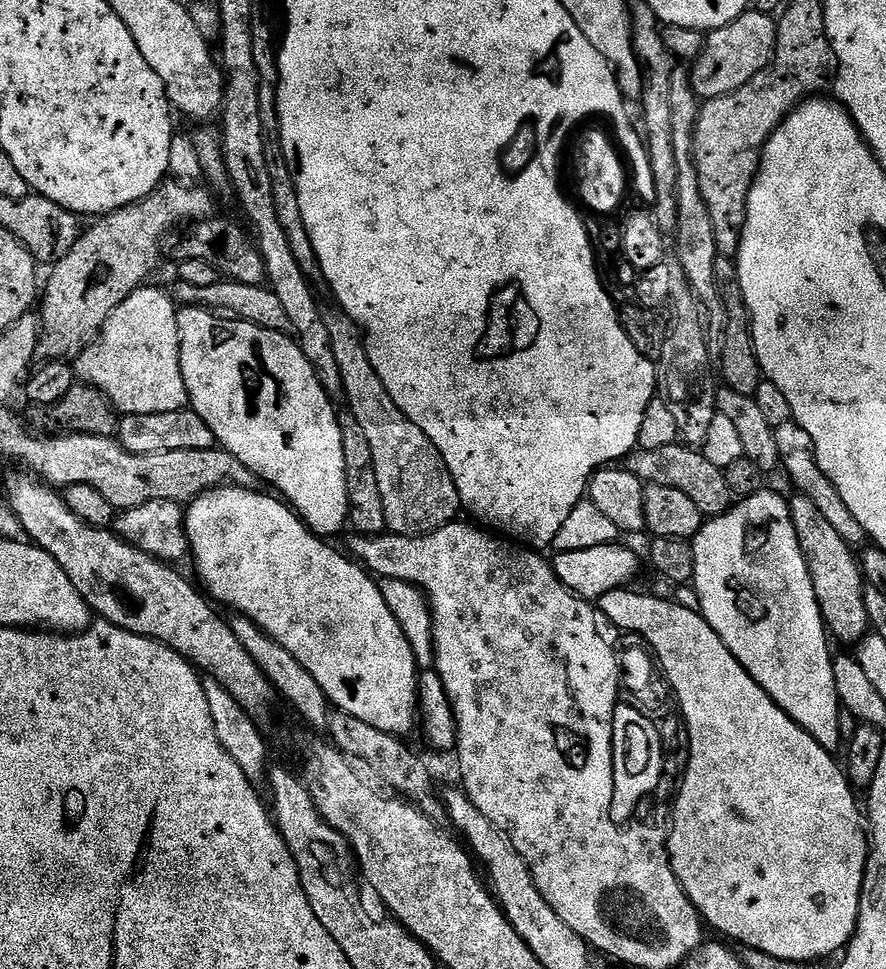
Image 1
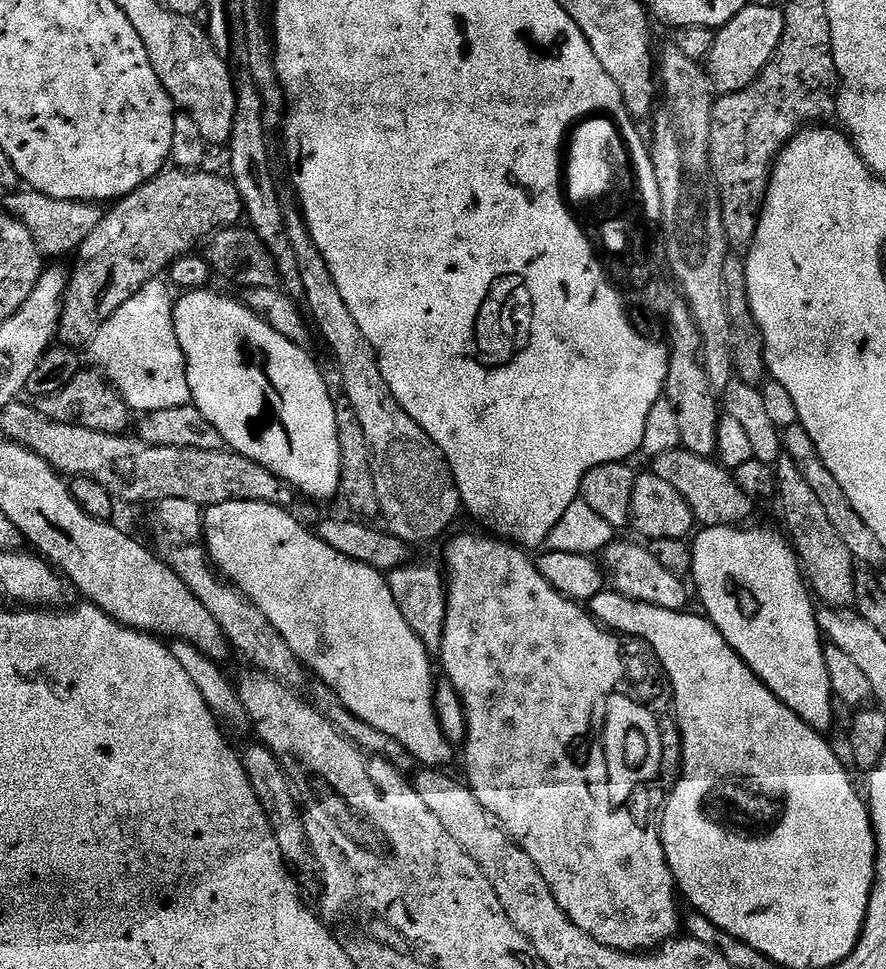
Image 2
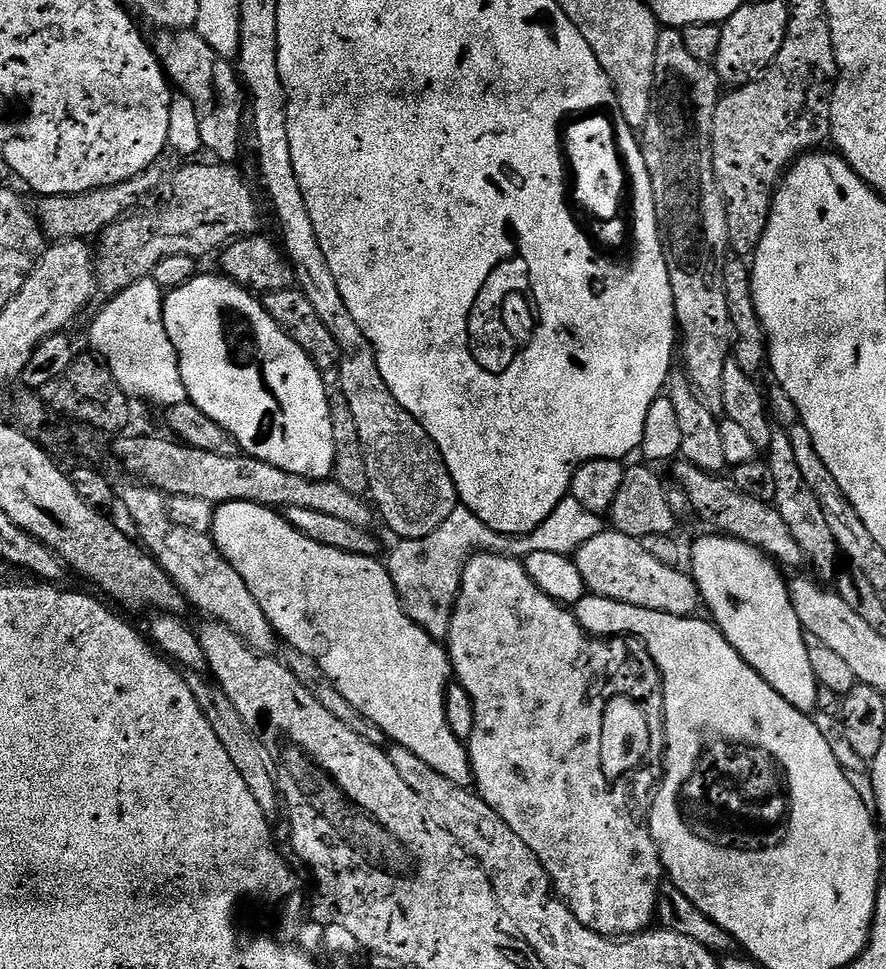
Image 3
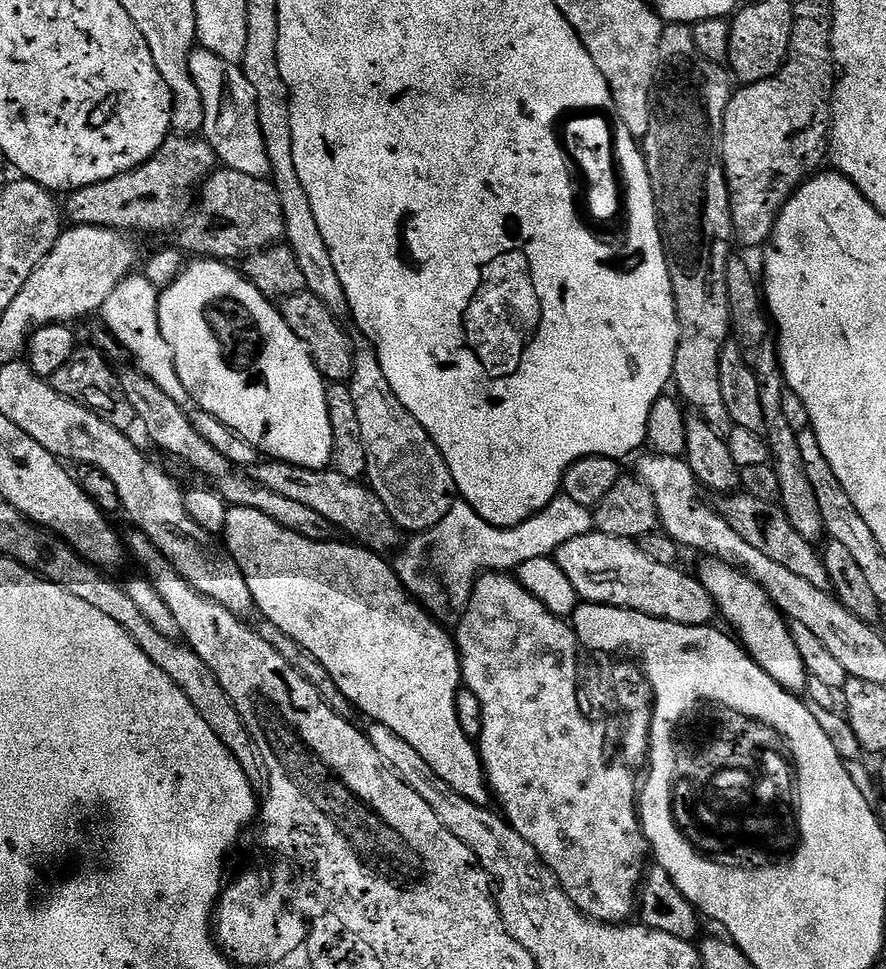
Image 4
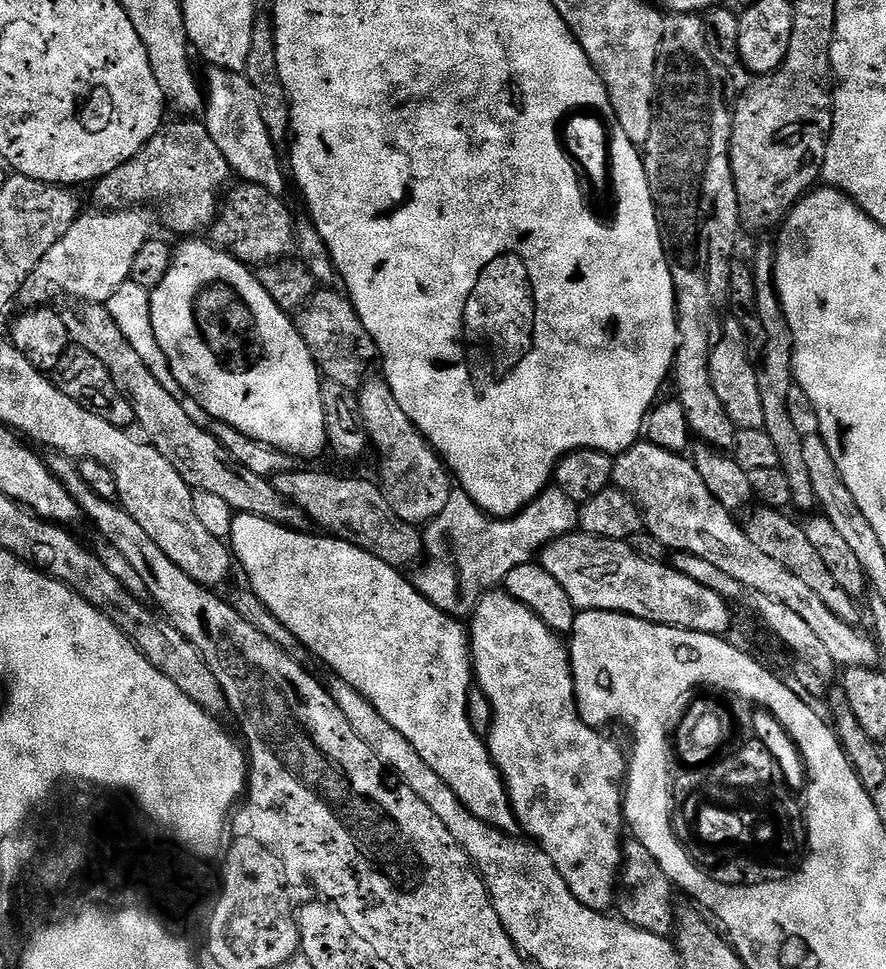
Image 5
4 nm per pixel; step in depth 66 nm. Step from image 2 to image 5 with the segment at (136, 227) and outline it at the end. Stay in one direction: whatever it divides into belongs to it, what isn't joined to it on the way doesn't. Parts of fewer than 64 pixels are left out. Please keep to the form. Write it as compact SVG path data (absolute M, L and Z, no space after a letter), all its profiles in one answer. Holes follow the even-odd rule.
M240 182L237 185L227 193L222 211L211 226L211 243L224 252L231 252L235 260L249 266L274 264L291 257L297 251L297 221L292 220L291 210L284 205L285 197L276 196L257 184Z

